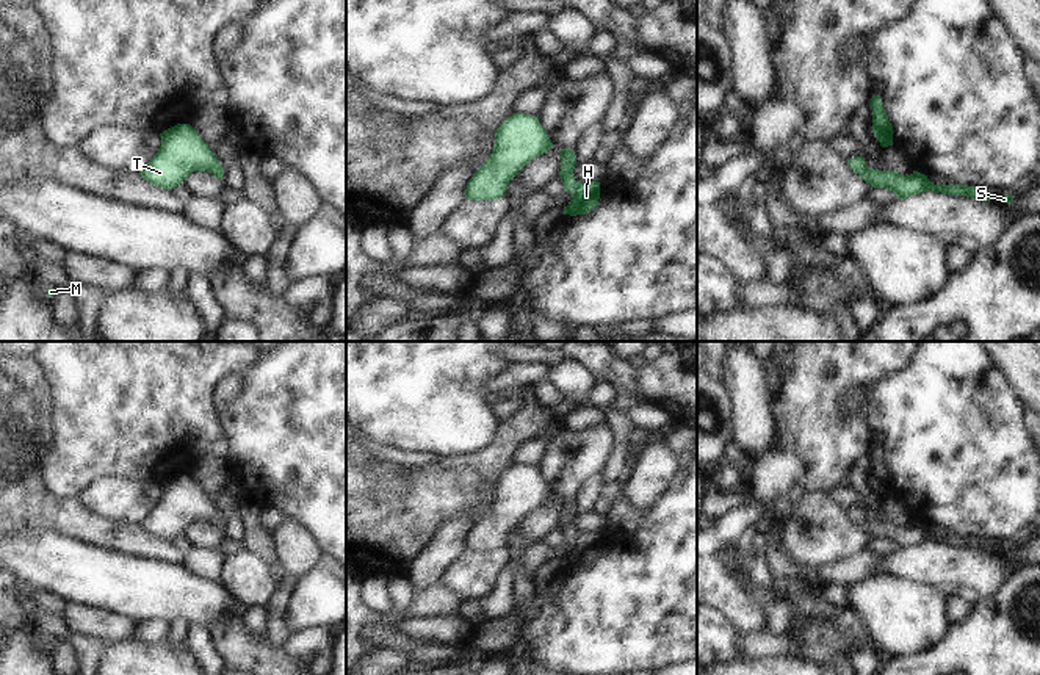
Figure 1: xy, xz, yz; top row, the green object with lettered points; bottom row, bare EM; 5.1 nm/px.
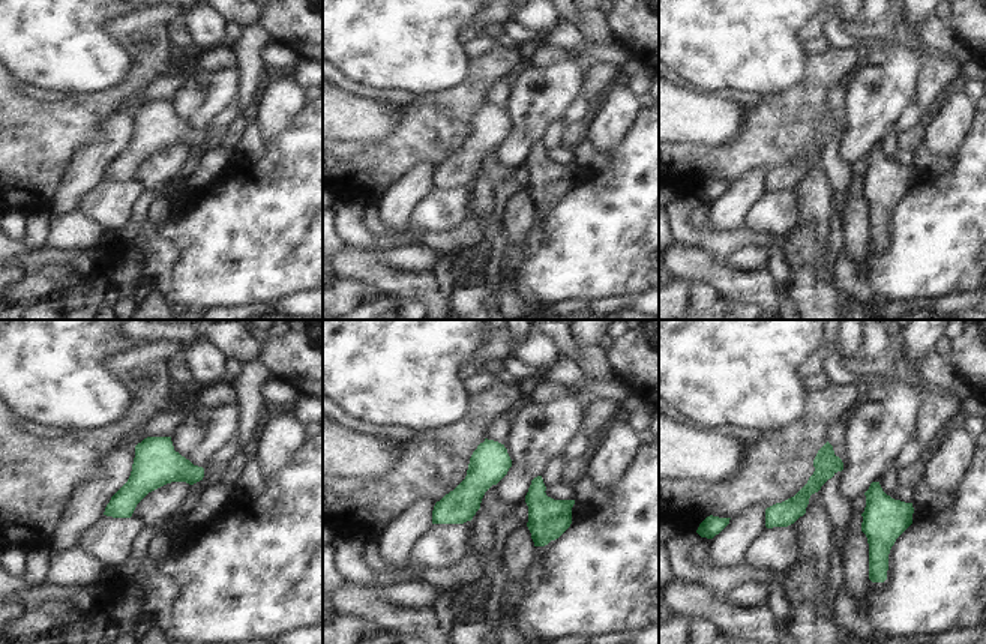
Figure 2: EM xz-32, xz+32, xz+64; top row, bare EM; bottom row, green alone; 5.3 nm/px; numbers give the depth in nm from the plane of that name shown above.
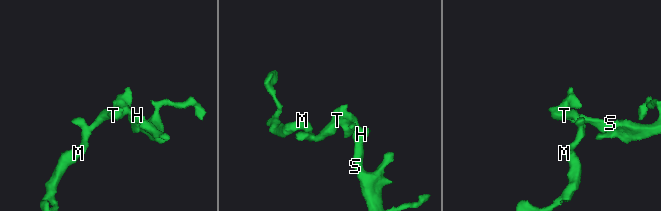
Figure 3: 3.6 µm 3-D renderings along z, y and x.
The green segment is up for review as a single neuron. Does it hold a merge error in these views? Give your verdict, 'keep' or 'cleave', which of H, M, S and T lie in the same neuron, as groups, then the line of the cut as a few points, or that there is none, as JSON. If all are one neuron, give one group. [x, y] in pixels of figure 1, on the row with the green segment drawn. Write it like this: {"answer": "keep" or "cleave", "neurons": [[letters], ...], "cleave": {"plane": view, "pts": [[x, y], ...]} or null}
{"answer": "keep", "neurons": [["H", "M", "S", "T"]], "cleave": null}

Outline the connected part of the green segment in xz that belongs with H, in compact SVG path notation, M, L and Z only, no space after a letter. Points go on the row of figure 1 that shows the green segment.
M562 149L559 177L564 191L572 194L569 205L564 207L564 215L570 216L589 213L598 205L600 199L600 182L578 183L573 177L575 166L576 155L573 153L573 149Z

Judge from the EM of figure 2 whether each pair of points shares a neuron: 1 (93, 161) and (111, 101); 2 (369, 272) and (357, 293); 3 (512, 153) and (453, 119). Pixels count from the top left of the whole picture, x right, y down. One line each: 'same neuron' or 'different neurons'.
1: different neurons
2: different neurons
3: different neurons

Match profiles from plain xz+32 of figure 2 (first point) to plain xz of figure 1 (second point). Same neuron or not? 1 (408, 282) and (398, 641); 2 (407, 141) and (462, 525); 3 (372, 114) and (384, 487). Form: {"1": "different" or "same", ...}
{"1": "same", "2": "different", "3": "same"}

